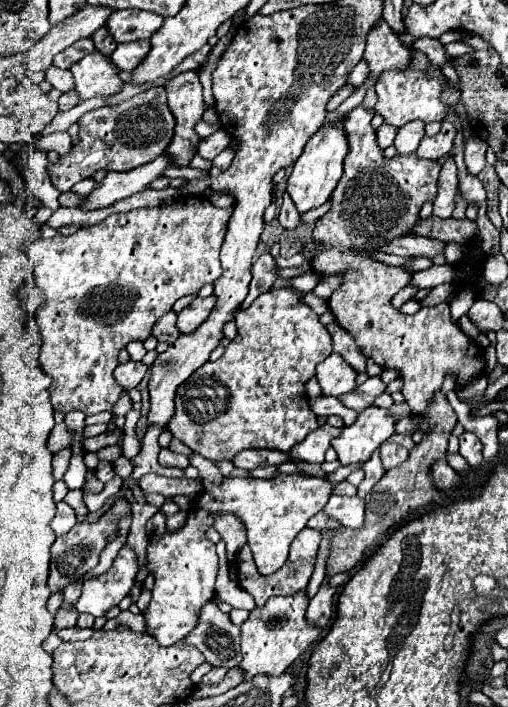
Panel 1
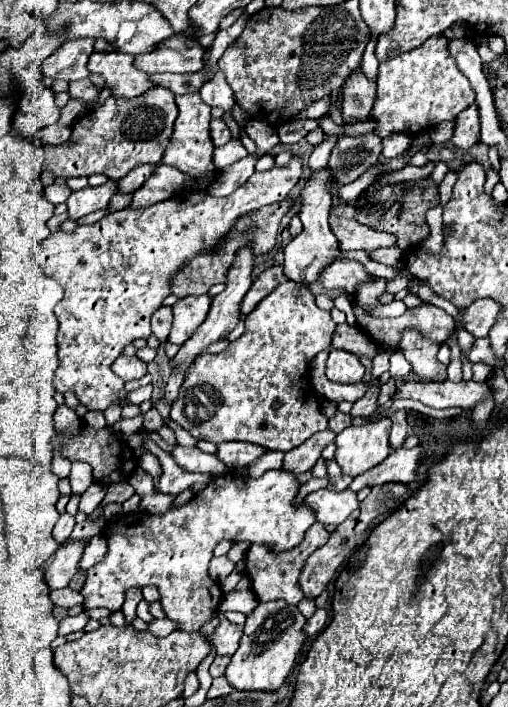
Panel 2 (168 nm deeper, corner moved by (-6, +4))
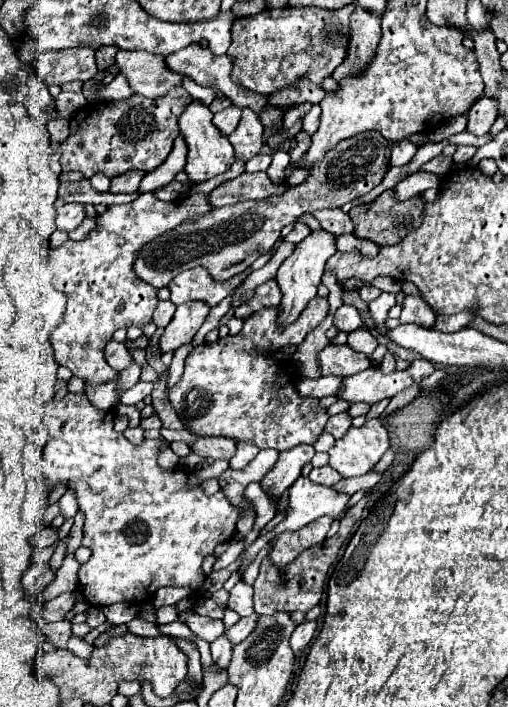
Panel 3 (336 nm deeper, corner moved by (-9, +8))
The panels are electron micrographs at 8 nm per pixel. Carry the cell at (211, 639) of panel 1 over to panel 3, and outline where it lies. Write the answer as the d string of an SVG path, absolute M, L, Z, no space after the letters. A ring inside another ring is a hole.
M251 614L251 616L247 616L247 618L241 618L233 628L229 628L229 630L225 632L225 636L229 636L229 640L231 640L233 644L239 644L239 642L243 642L243 640L255 630L257 620L259 620L259 614Z

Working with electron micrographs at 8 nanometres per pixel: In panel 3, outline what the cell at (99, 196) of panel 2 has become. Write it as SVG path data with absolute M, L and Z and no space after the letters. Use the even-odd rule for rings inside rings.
M65 204L57 210L57 228L71 232L81 224L83 218L85 218L83 204Z

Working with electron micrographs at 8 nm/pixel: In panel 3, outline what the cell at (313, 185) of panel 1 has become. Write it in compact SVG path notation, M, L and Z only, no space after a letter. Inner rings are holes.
M319 230L319 232L311 232L303 242L299 242L297 248L295 248L295 252L279 266L275 282L277 282L277 286L279 286L279 290L283 294L281 306L279 306L279 318L277 318L277 322L281 326L293 324L301 316L301 312L305 310L305 306L309 304L309 300L315 298L317 286L321 284L321 276L325 272L325 262L335 252L337 252L337 248L335 248L333 234L329 234L325 230Z

